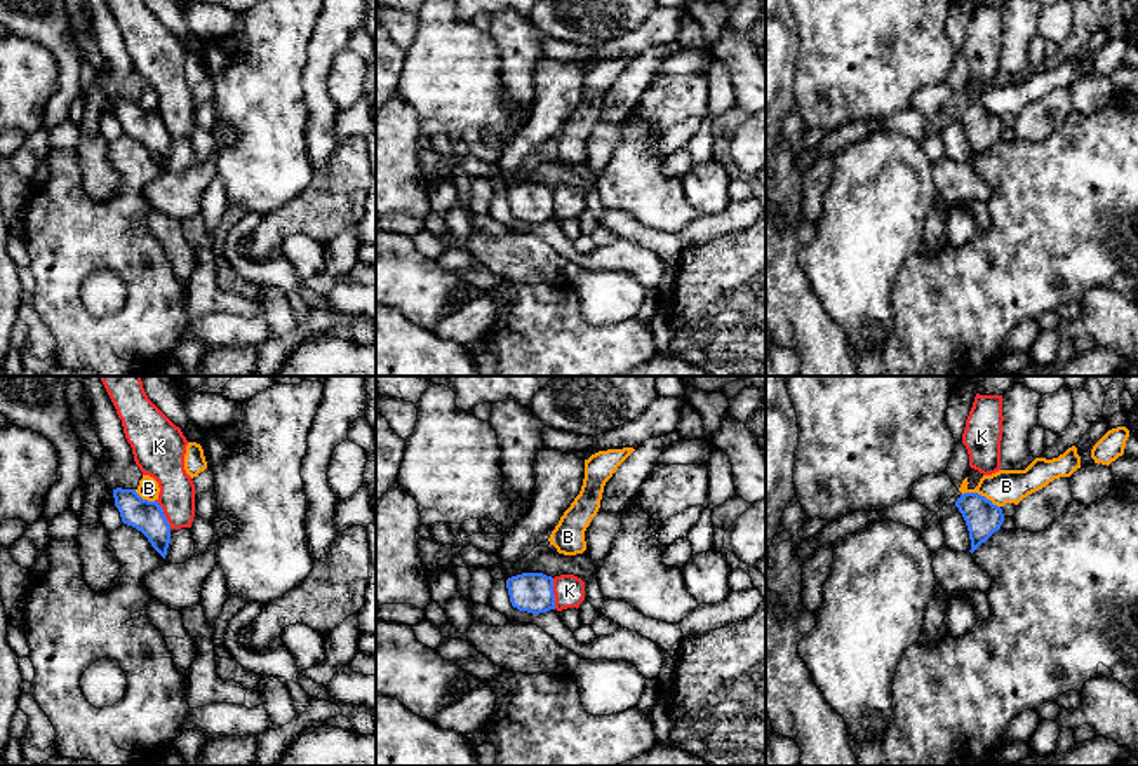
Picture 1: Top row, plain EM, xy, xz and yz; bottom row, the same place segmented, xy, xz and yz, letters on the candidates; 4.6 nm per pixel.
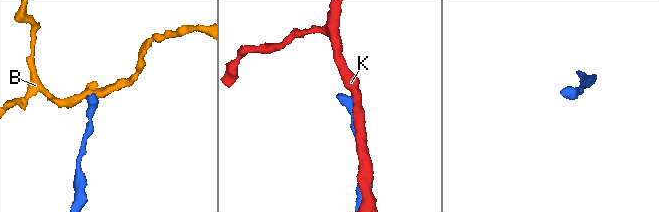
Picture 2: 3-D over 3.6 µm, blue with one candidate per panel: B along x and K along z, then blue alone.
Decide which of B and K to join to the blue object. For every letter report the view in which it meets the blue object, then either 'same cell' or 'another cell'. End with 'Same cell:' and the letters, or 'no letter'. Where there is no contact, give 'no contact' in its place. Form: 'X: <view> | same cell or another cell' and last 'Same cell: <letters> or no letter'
B: yz | another cell
K: xz | another cell
Same cell: no letter

